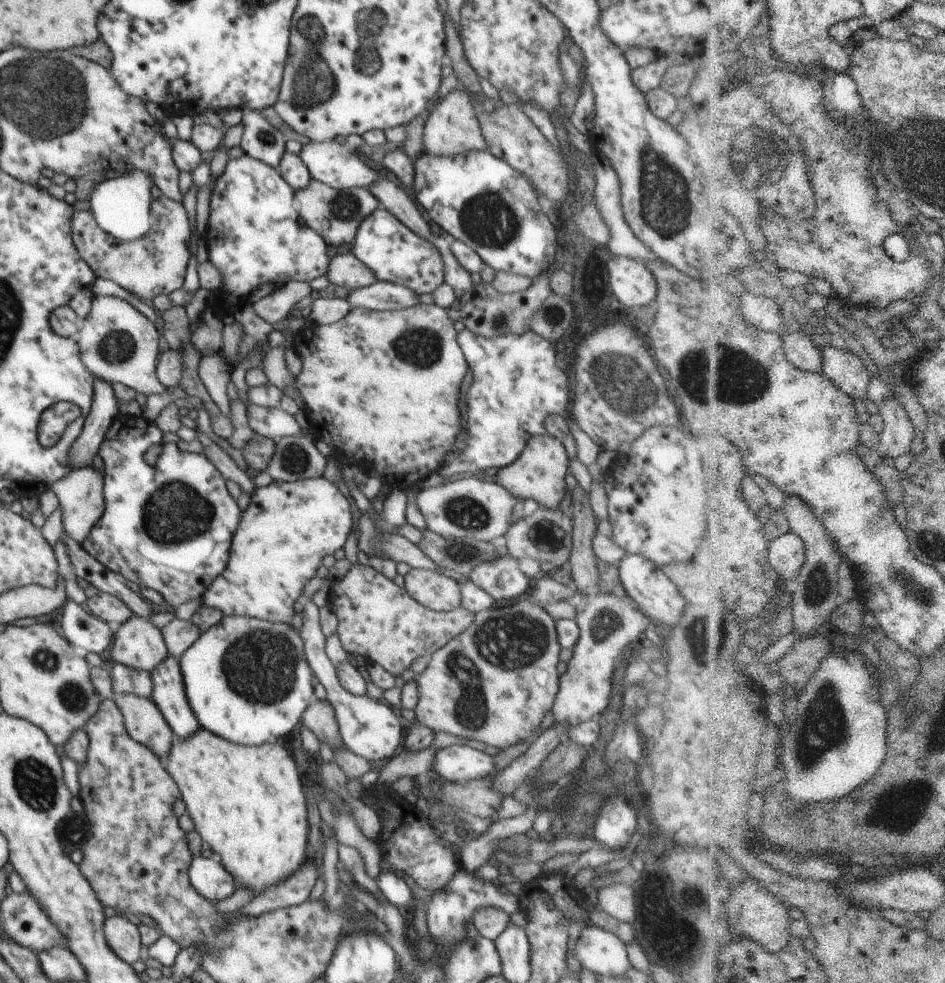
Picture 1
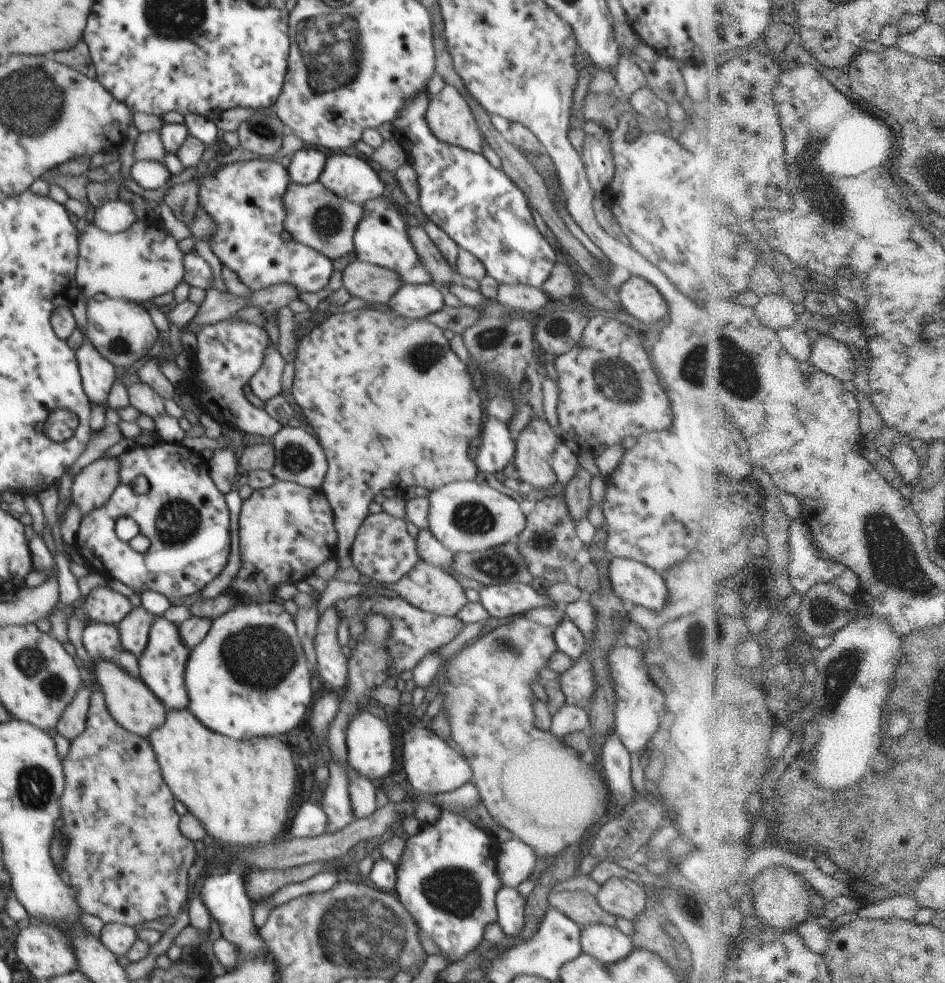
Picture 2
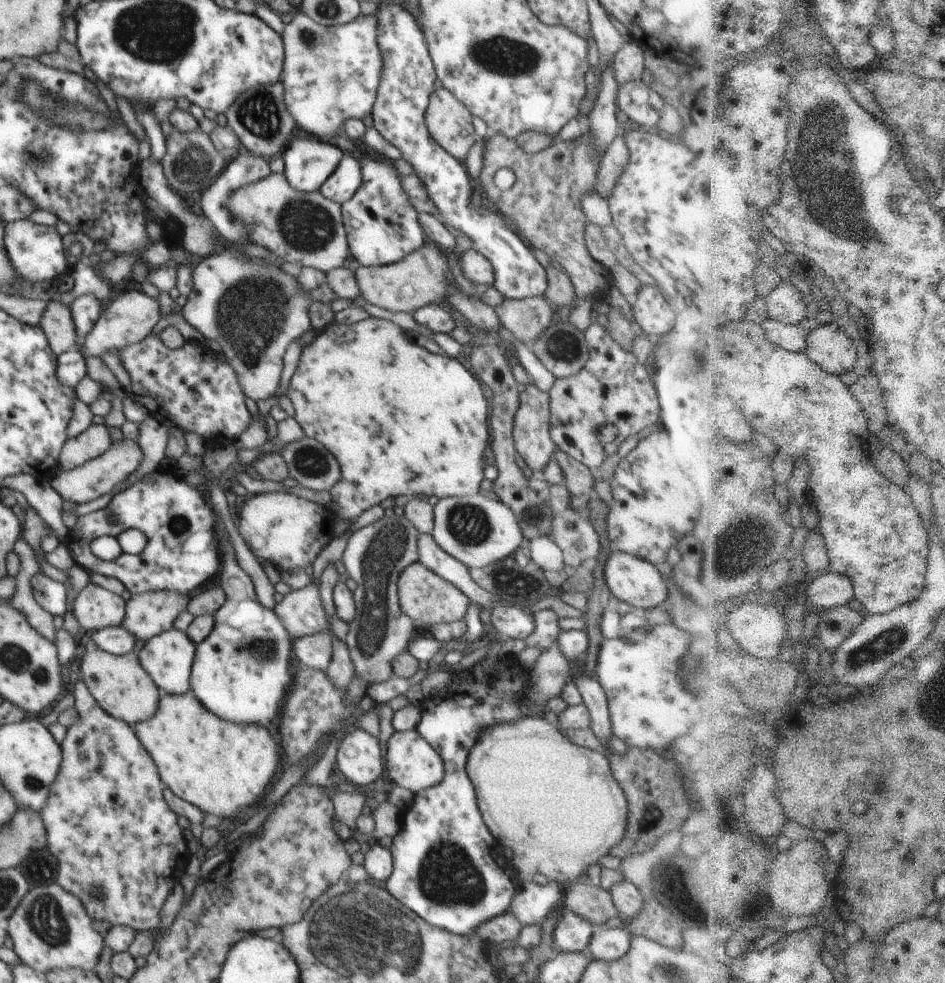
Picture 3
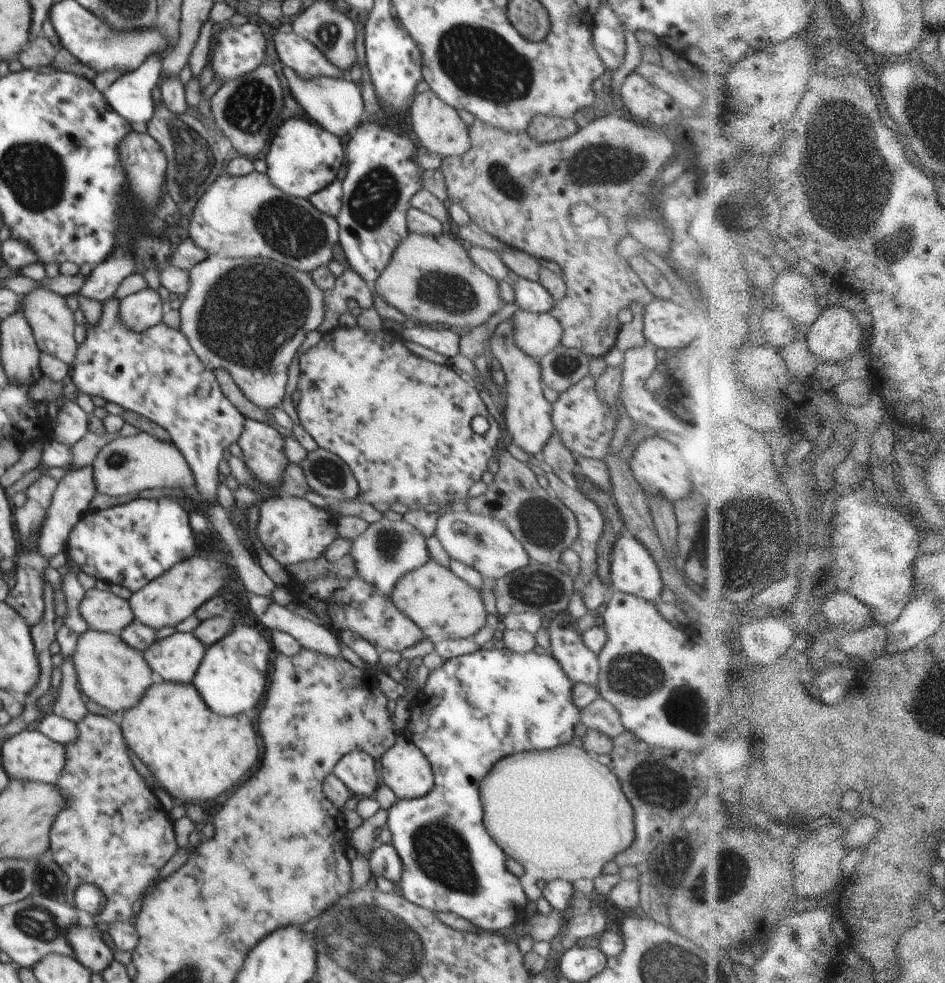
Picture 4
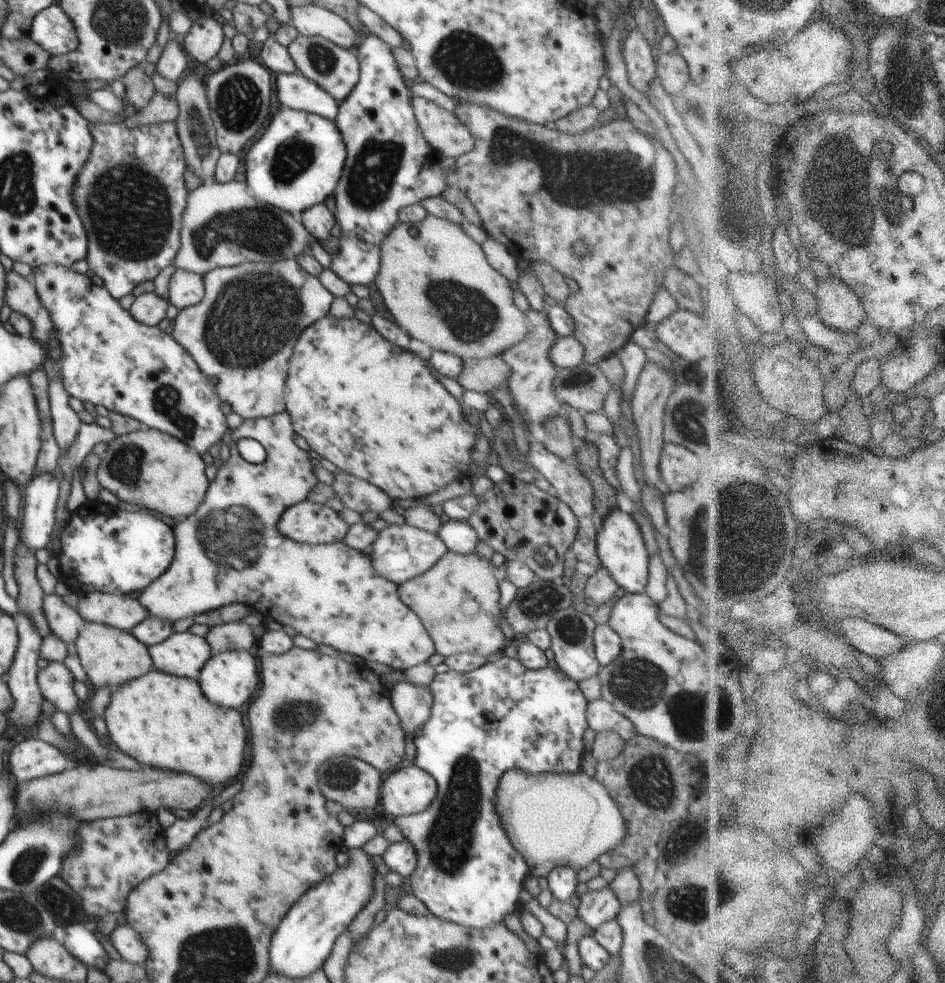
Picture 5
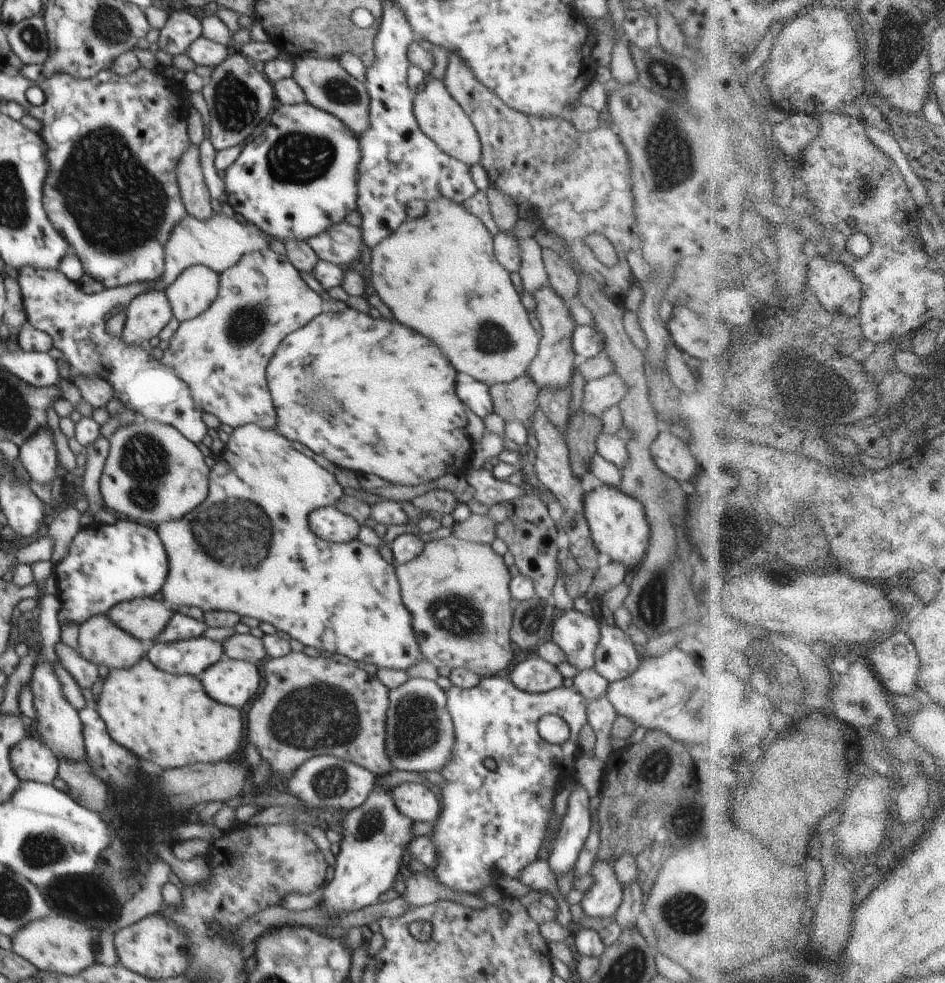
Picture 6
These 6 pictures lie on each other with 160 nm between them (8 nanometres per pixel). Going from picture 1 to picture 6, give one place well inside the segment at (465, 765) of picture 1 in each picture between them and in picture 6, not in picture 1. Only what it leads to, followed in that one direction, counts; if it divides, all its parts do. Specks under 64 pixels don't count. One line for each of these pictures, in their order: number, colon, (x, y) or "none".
2: (431, 766)
3: (412, 763)
4: (405, 770)
5: (409, 790)
6: (416, 801)

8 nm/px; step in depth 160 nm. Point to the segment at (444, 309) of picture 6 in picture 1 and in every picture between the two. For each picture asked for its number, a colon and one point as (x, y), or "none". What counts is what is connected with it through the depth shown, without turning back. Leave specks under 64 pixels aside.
1: (346, 270)
2: (377, 285)
3: (423, 277)
4: (433, 273)
5: (440, 280)

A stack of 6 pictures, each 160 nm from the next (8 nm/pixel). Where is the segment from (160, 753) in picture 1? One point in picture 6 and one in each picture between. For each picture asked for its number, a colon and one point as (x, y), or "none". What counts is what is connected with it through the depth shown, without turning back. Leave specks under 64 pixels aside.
2: (133, 705)
3: (123, 688)
4: (113, 674)
5: (108, 655)
6: (101, 641)

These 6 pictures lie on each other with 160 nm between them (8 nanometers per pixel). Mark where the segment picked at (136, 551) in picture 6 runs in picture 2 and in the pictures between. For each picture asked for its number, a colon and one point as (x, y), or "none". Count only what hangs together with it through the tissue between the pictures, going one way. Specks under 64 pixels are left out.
2: (183, 514)
3: (181, 555)
4: (130, 544)
5: (103, 550)

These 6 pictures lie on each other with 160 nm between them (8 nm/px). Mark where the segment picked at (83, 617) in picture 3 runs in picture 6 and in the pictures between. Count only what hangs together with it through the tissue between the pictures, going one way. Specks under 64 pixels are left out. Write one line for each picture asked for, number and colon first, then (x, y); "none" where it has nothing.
4: (103, 611)
5: (122, 612)
6: (146, 619)

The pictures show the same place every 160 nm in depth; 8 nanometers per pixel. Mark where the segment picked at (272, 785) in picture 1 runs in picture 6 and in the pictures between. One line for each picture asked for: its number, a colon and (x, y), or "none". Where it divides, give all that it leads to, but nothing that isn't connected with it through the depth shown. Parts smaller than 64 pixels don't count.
2: (242, 792)
3: (222, 768)
4: (194, 754)
5: (165, 721)
6: (166, 718)

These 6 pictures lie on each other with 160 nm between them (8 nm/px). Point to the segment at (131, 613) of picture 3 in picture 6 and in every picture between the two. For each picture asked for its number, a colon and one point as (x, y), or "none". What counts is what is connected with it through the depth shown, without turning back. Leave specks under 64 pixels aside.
4: (175, 595)
5: (332, 595)
6: (344, 598)

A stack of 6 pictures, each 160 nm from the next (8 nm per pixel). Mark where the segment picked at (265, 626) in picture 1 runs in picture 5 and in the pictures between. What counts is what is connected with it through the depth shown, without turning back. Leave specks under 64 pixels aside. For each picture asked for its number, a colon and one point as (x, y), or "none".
2: (249, 677)
3: (240, 672)
4: (156, 373)
5: (108, 358)

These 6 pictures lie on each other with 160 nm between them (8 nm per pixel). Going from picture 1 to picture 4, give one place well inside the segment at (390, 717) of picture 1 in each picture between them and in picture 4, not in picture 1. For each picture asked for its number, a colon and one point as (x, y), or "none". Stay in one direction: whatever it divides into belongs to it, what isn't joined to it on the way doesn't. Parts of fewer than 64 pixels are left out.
2: (370, 751)
3: (359, 759)
4: (357, 770)

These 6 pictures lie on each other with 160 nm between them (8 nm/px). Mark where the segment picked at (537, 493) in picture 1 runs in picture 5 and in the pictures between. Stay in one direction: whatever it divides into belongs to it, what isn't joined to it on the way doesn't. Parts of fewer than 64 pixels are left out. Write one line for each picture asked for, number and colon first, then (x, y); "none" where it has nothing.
2: (535, 445)
3: (531, 433)
4: (527, 415)
5: (531, 383)

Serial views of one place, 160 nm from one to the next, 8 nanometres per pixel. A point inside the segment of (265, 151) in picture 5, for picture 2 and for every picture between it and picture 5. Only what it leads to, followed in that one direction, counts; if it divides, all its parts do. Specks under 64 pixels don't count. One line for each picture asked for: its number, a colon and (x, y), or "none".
2: (306, 166)
3: (308, 161)
4: (302, 158)

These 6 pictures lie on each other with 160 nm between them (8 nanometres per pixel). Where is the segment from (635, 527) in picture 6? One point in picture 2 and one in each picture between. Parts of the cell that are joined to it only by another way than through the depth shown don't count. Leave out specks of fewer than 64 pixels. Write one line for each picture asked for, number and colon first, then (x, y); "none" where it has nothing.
2: (633, 581)
3: (631, 579)
4: (632, 570)
5: (620, 547)

